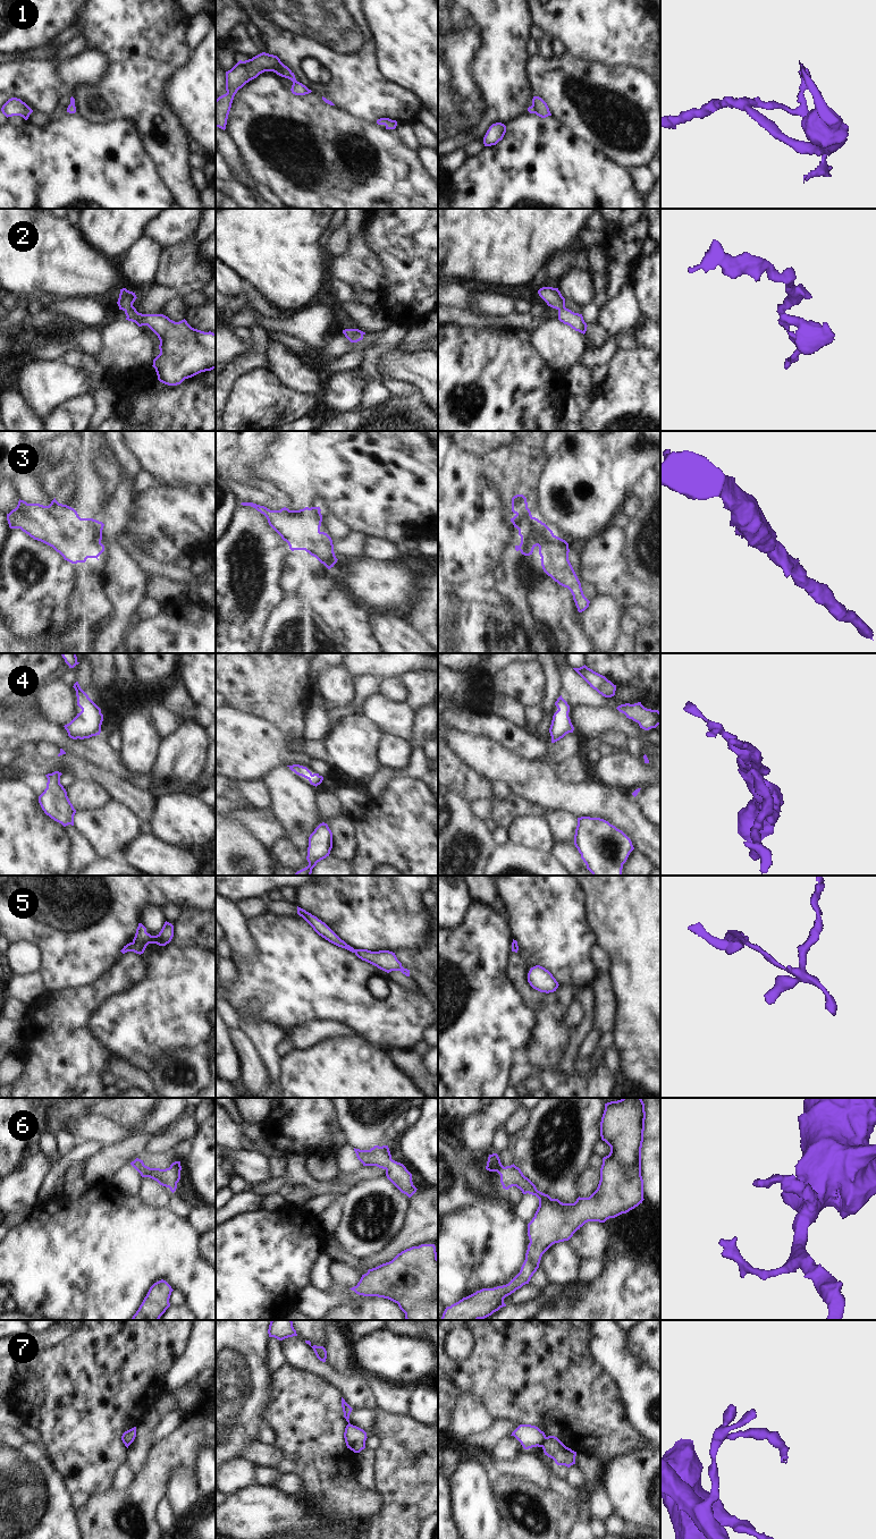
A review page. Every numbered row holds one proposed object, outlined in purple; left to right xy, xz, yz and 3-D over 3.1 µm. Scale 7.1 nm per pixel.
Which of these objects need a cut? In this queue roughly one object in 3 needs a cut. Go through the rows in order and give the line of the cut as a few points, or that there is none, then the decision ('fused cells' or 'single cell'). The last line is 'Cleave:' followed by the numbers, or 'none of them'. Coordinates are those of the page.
1: xz (295, 79), (293, 82) | fused cells
2: no cut | single cell
3: no cut | single cell
4: no cut | single cell
5: no cut | single cell
6: no cut | single cell
7: yz (546, 1437), (540, 1446) | fused cells
Cleave: 1, 7

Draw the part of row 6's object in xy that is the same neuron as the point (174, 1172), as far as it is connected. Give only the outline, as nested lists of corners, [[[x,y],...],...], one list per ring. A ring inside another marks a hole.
[[[136,1158],[130,1165],[141,1174],[142,1177],[150,1177],[157,1181],[160,1185],[169,1187],[174,1193],[177,1189],[177,1183],[180,1179],[180,1161],[175,1161],[169,1168],[150,1168],[144,1165],[143,1160]]]

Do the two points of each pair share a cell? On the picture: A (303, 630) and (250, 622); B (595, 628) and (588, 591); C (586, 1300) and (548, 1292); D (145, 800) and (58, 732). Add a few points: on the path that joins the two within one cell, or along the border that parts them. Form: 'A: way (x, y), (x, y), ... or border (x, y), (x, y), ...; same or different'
A: border (280, 601), (268, 616), (259, 641); different
B: border (597, 594), (590, 601); different
C: border (589, 1283), (579, 1285), (569, 1295), (545, 1308); different
D: border (83, 757), (131, 781); different

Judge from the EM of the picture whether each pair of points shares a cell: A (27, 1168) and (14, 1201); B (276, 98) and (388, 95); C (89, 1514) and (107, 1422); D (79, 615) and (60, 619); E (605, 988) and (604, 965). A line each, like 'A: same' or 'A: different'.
A: same
B: different
C: different
D: different
E: different

